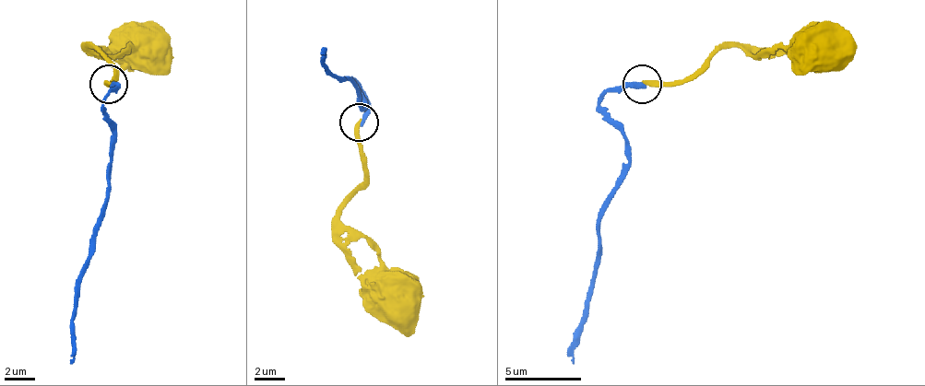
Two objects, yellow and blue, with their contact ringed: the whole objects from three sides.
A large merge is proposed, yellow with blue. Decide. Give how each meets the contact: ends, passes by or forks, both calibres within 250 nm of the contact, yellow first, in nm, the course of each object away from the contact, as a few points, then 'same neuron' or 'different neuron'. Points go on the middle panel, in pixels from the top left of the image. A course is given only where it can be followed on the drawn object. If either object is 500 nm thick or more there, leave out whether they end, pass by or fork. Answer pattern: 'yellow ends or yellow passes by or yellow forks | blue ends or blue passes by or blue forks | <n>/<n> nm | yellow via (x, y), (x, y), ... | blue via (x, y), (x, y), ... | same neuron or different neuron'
yellow ends | blue ends | 280/280 nm | yellow via (360, 122), (363, 182), (349, 198), (340, 225), (344, 232), (344, 255), (363, 282), (383, 301), (394, 294) | blue via (360, 122), (367, 95), (356, 79), (360, 106), (349, 79), (340, 79), (326, 67), (321, 52) | different neuron

